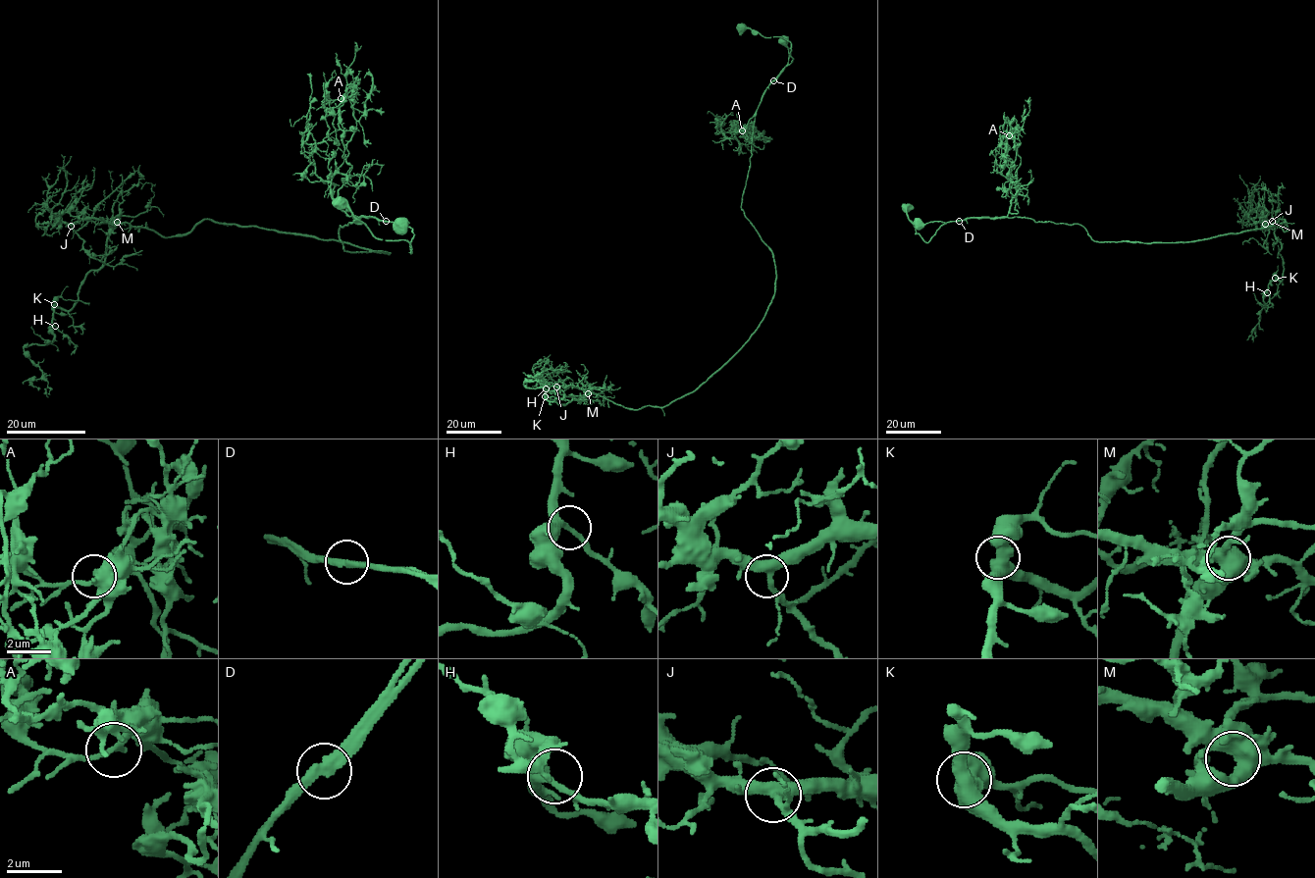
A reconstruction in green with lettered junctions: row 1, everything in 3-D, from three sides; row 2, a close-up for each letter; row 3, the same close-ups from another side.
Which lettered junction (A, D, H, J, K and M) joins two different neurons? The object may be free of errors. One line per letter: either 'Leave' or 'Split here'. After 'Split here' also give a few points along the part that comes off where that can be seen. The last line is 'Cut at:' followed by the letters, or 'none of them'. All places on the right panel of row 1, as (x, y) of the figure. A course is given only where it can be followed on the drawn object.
A: Leave
D: Split here. Course of the part to remove: (959, 221), (1018, 212), (1019, 134), (1029, 111), (1029, 97)
H: Leave
J: Leave
K: Leave
M: Leave
Cut at: D

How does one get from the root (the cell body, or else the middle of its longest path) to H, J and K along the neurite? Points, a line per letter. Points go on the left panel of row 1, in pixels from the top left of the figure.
H: (400, 226), (341, 226), (345, 251), (377, 253), (208, 219), (169, 237), (119, 223), (55, 326)
J: (400, 226), (354, 215), (341, 226), (345, 251), (387, 253), (208, 219), (169, 237), (95, 218), (71, 226)
K: (400, 226), (341, 226), (345, 251), (377, 253), (119, 223), (78, 301), (54, 304)

